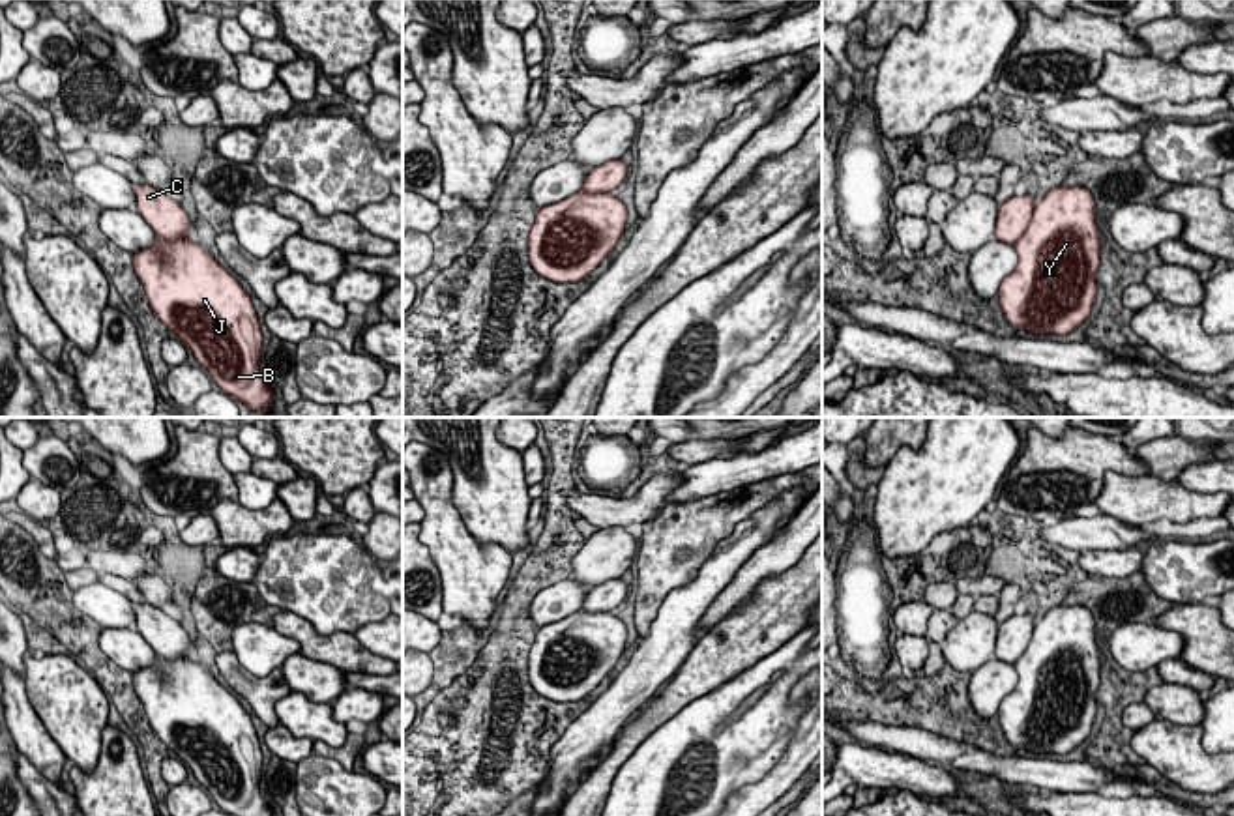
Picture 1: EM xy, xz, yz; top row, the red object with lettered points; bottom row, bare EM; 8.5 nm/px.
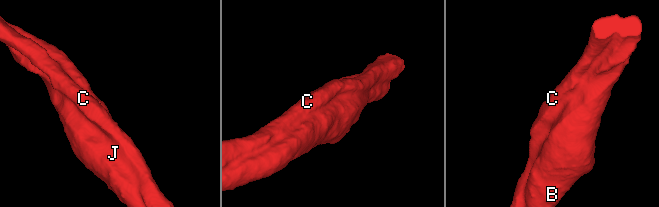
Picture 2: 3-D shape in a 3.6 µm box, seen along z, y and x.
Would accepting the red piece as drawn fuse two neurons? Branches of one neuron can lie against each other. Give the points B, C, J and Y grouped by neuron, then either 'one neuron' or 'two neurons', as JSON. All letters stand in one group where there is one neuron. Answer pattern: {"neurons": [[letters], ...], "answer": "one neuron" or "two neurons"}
{"neurons": [["B", "C", "J", "Y"]], "answer": "one neuron"}

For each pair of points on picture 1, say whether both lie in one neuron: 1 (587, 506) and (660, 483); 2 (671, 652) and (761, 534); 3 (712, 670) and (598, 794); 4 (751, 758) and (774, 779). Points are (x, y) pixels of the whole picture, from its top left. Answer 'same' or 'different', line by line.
1: same
2: same
3: same
4: different

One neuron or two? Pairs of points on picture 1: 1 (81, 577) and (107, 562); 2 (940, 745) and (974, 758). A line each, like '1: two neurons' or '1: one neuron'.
1: one neuron
2: one neuron

